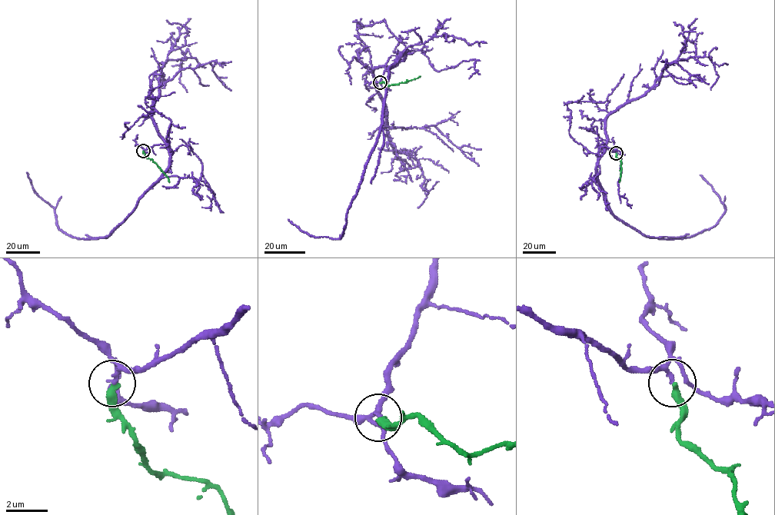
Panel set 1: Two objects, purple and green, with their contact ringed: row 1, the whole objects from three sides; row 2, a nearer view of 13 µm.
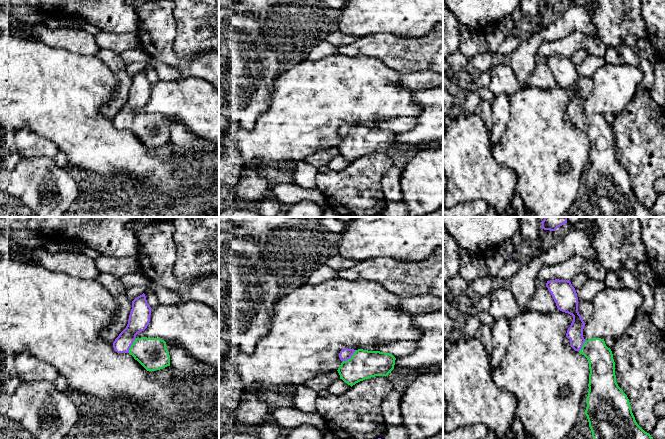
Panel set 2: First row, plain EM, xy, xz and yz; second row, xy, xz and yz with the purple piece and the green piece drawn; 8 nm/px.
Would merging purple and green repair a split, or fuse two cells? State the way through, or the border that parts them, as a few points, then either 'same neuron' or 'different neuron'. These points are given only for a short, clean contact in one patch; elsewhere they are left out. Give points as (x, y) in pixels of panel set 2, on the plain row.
across xz (345, 130), (349, 134), (356, 140), (364, 140) | same neuron

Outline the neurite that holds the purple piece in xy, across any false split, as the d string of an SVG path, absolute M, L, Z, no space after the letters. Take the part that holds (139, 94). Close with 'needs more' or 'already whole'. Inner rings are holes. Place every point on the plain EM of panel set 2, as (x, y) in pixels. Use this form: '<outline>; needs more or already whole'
M144 69L135 74L132 77L132 85L127 102L113 118L113 124L117 129L131 130L147 147L160 146L170 142L170 131L164 116L160 114L136 113L138 109L144 107L149 101L151 85Z; needs more

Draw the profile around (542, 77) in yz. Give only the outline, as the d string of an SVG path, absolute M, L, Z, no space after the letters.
M536 64L533 73L529 77L528 84L540 89L553 89L558 86L556 79L548 64Z

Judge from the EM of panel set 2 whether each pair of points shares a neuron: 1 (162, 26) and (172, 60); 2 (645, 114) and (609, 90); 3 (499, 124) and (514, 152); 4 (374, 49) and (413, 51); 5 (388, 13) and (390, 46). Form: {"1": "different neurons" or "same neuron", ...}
{"1": "same neuron", "2": "different neurons", "3": "different neurons", "4": "same neuron", "5": "different neurons"}

